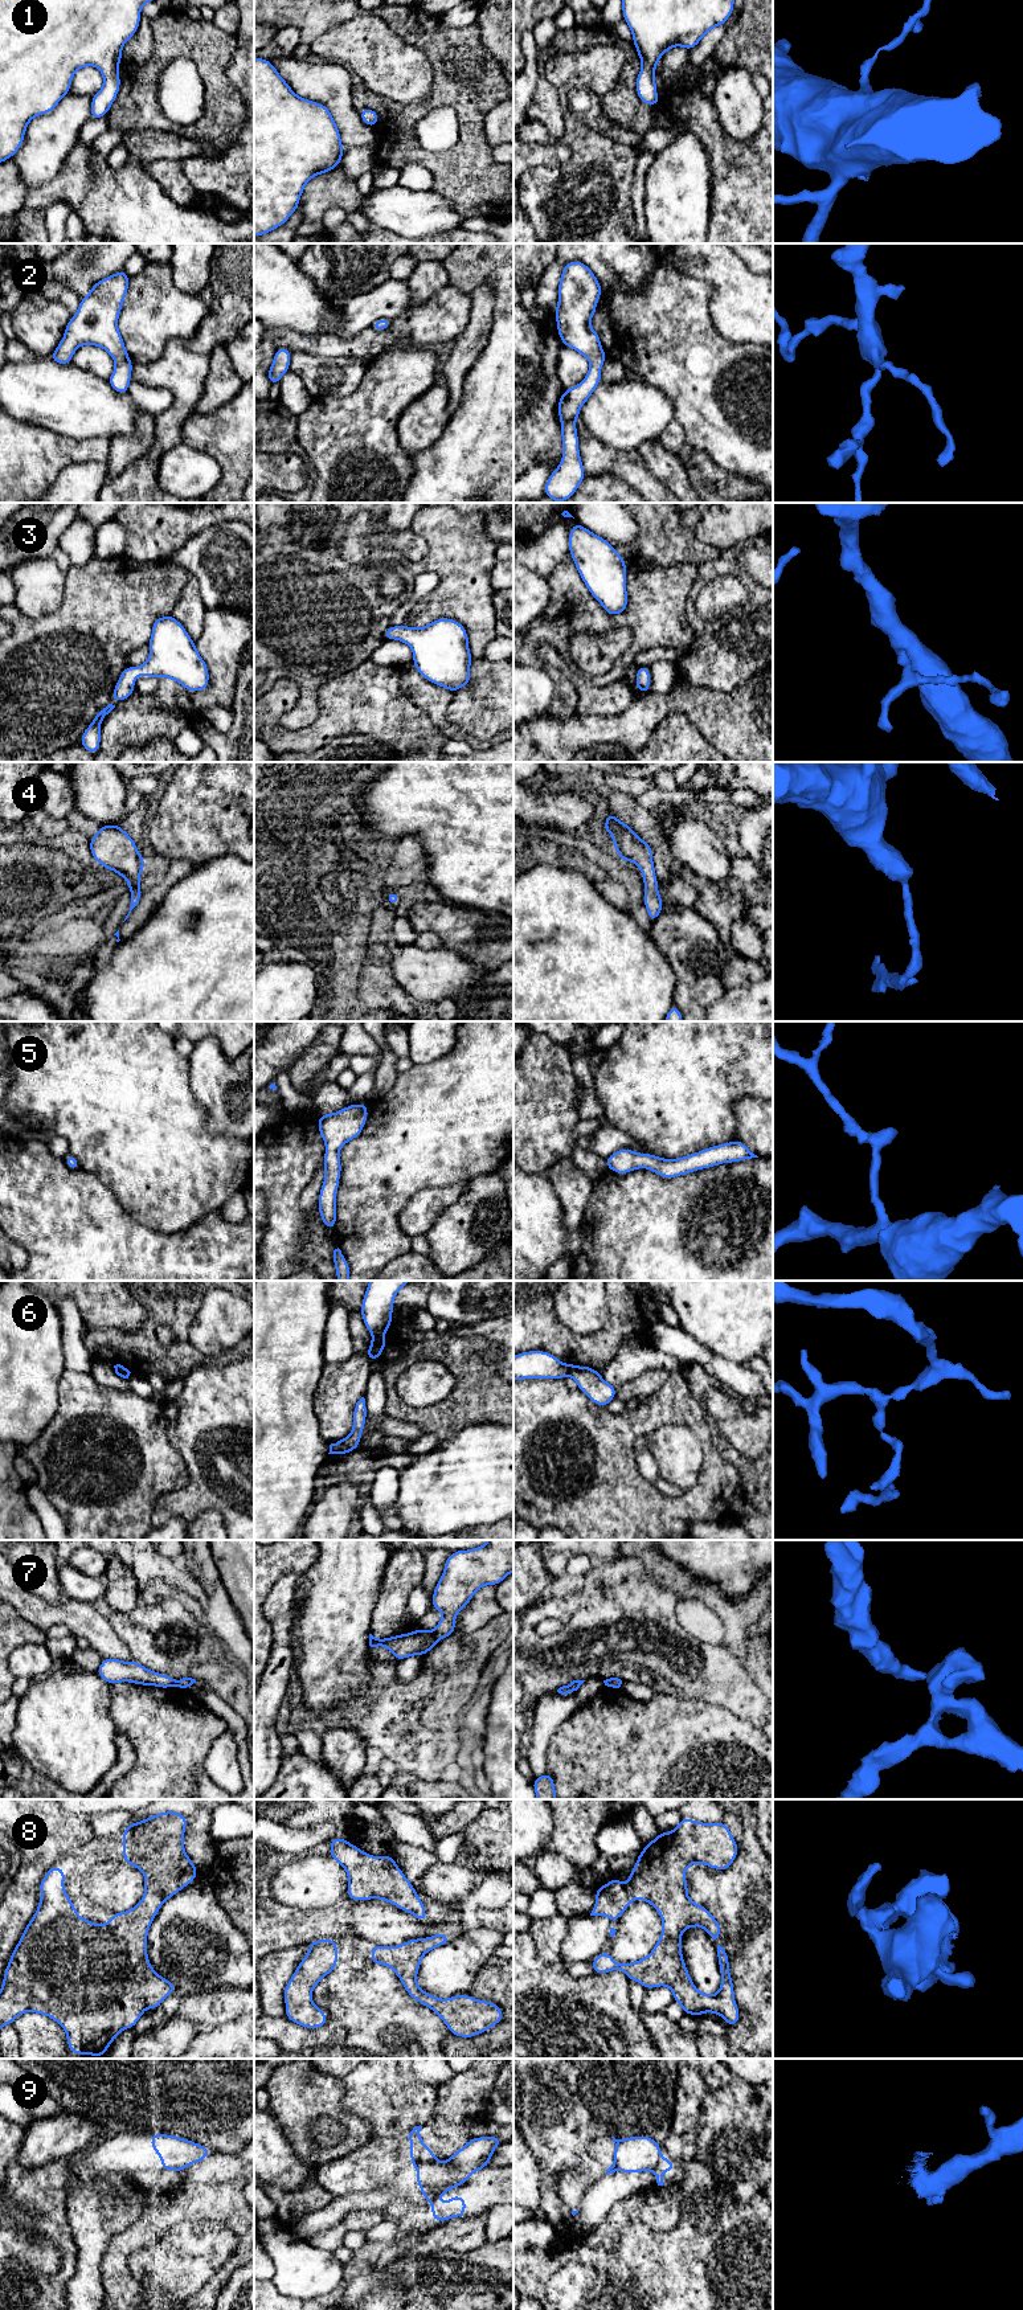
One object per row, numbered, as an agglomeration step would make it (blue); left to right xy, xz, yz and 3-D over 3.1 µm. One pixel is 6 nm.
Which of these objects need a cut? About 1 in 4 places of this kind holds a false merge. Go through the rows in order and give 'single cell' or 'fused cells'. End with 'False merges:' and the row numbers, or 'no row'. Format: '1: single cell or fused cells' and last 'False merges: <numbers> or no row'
1: single cell
2: single cell
3: single cell
4: single cell
5: single cell
6: fused cells
7: fused cells
8: single cell
9: fused cells
False merges: 6, 7, 9

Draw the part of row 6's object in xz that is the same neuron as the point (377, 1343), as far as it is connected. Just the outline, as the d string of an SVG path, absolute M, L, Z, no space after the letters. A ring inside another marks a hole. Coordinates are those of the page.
M373 1336L369 1349L365 1352L369 1361L382 1357L381 1351L385 1348L386 1344L388 1342L384 1336Z

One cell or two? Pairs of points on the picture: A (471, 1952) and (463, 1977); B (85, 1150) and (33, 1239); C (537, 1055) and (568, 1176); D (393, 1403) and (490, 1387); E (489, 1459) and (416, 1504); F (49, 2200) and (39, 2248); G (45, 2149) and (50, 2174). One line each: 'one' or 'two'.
A: one
B: two
C: two
D: one
E: one
F: two
G: two

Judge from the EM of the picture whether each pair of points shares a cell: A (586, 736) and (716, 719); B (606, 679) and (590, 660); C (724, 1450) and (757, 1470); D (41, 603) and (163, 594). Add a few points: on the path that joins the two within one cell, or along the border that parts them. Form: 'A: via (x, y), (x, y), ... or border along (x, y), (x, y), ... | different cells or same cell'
A: via (618, 729), (630, 729), (653, 708), (684, 705) | same cell
B: border along (613, 664), (593, 679) | different cells
C: via (732, 1454), (749, 1469) | same cell
D: border along (66, 574), (62, 602), (54, 610), (35, 619) | different cells

